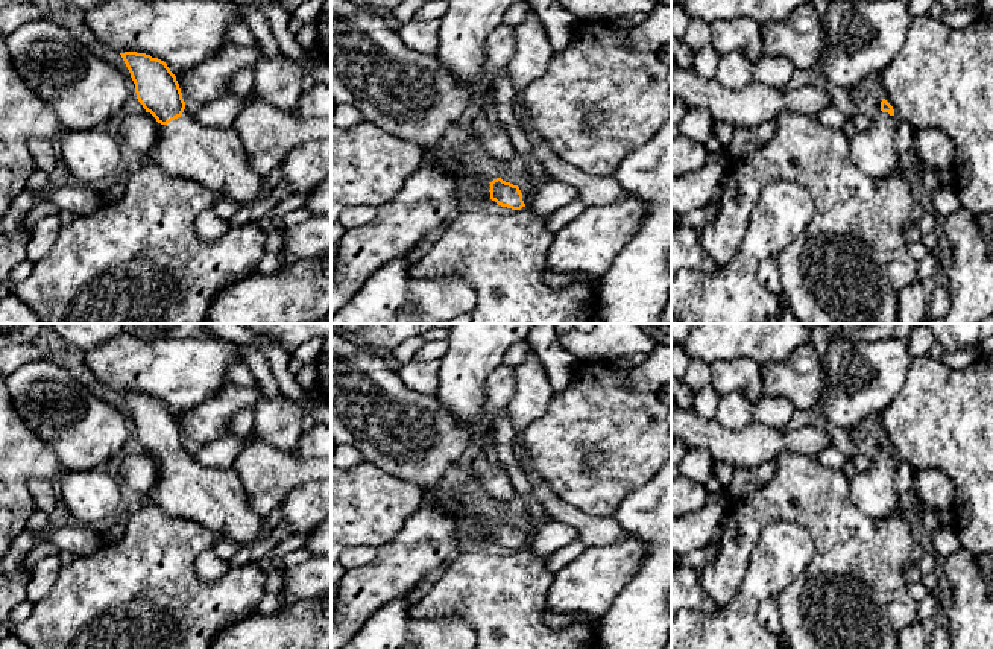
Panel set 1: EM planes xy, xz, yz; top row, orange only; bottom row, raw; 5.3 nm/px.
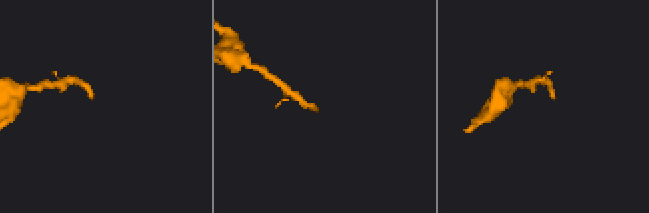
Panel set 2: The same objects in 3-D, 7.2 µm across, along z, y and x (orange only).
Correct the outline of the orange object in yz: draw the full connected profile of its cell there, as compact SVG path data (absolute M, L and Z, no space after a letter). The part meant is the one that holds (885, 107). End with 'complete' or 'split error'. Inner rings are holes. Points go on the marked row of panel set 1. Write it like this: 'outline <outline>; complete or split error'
outline M882 99L881 111L870 119L868 128L849 138L852 163L872 178L887 178L896 172L896 129L897 116L893 106Z; split error

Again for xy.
outline M120 53L135 84L138 102L158 122L155 146L135 157L135 167L156 166L166 173L196 181L241 210L269 198L266 178L255 173L238 134L200 125L185 111L176 76L167 64L146 53Z; split error

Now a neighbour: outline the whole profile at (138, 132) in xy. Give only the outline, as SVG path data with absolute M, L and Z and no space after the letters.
M150 112L123 117L117 138L128 146L135 157L147 154L158 138L158 122Z

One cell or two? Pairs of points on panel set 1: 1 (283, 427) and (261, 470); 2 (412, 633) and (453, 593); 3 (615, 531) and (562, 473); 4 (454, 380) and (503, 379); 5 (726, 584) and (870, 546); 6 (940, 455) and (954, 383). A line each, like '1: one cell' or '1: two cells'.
1: two cells
2: two cells
3: two cells
4: two cells
5: one cell
6: one cell

